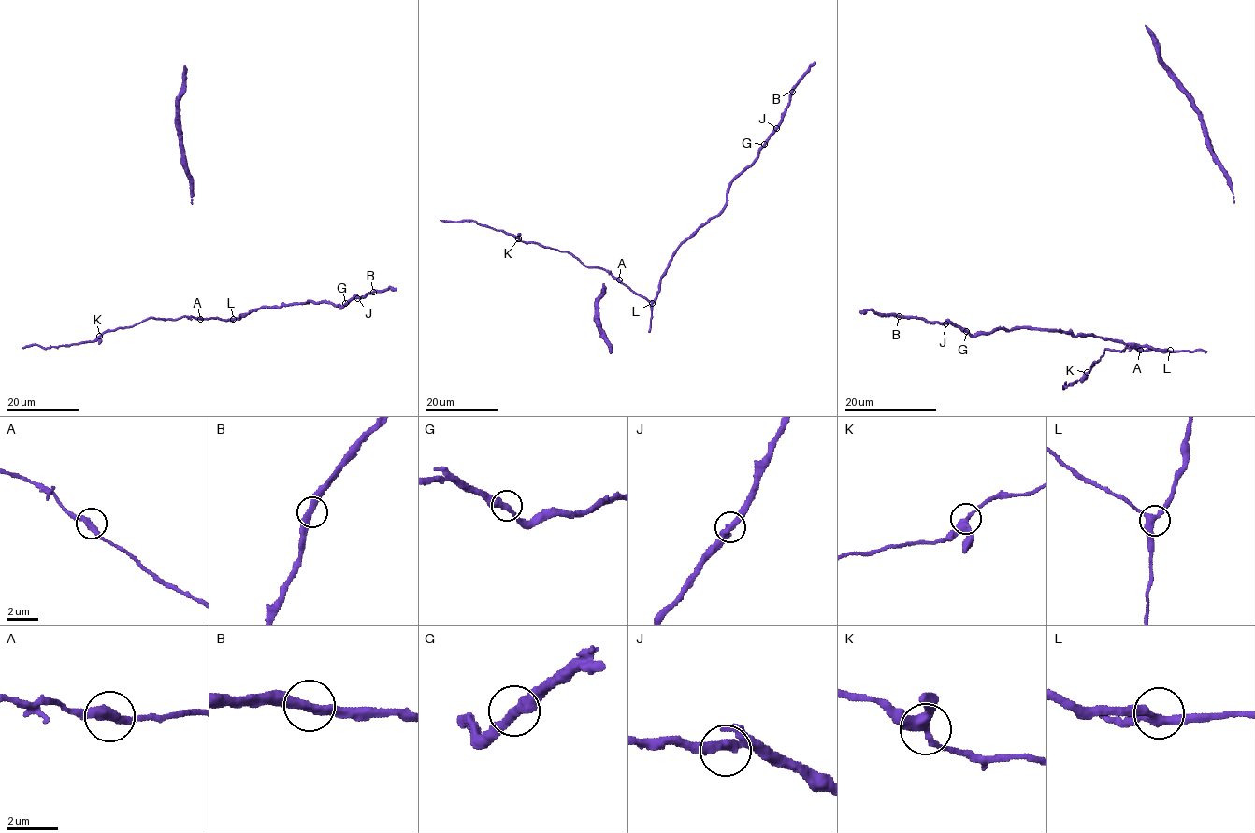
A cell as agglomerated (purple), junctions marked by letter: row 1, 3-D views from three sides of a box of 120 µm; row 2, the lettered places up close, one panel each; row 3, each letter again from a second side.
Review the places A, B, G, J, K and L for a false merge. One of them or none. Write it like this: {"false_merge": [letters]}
{"false_merge": []}

